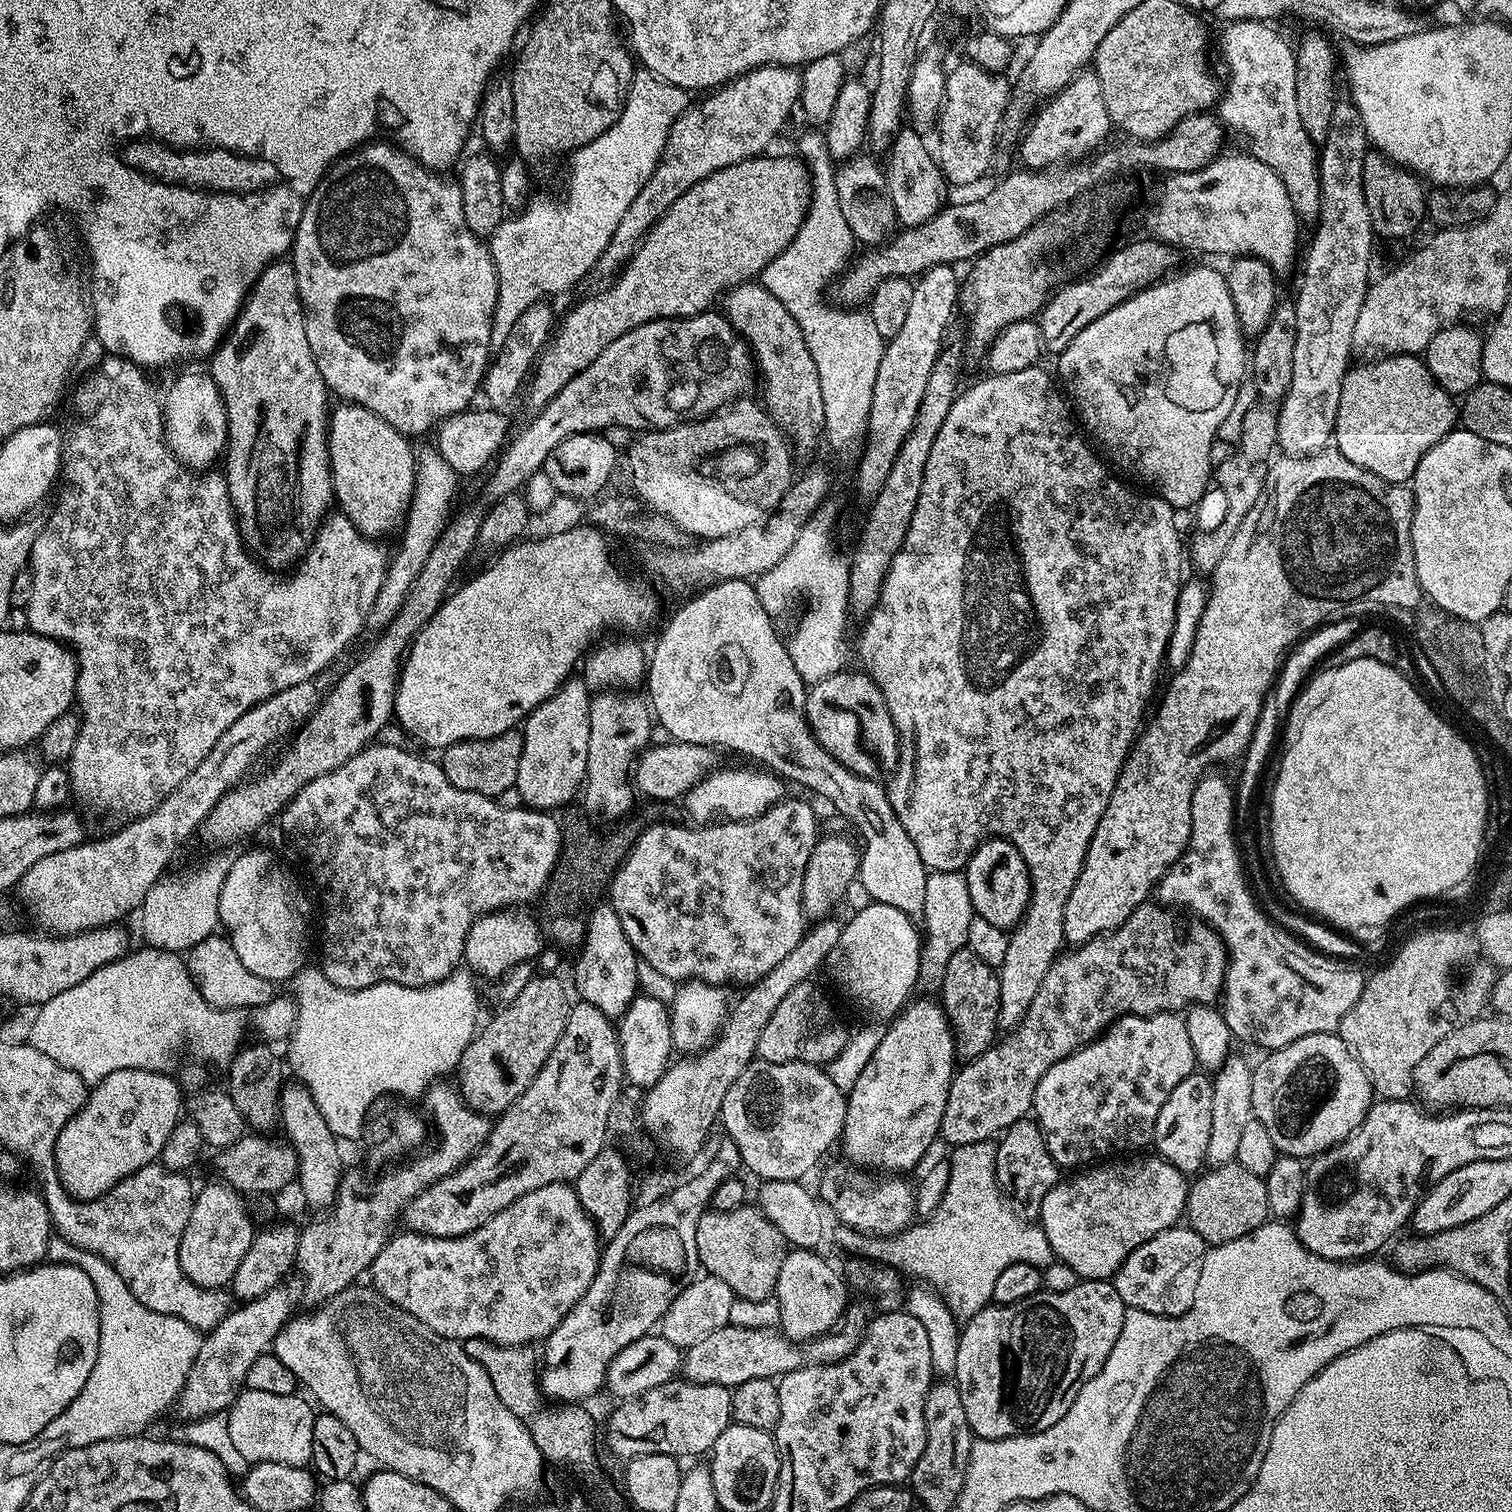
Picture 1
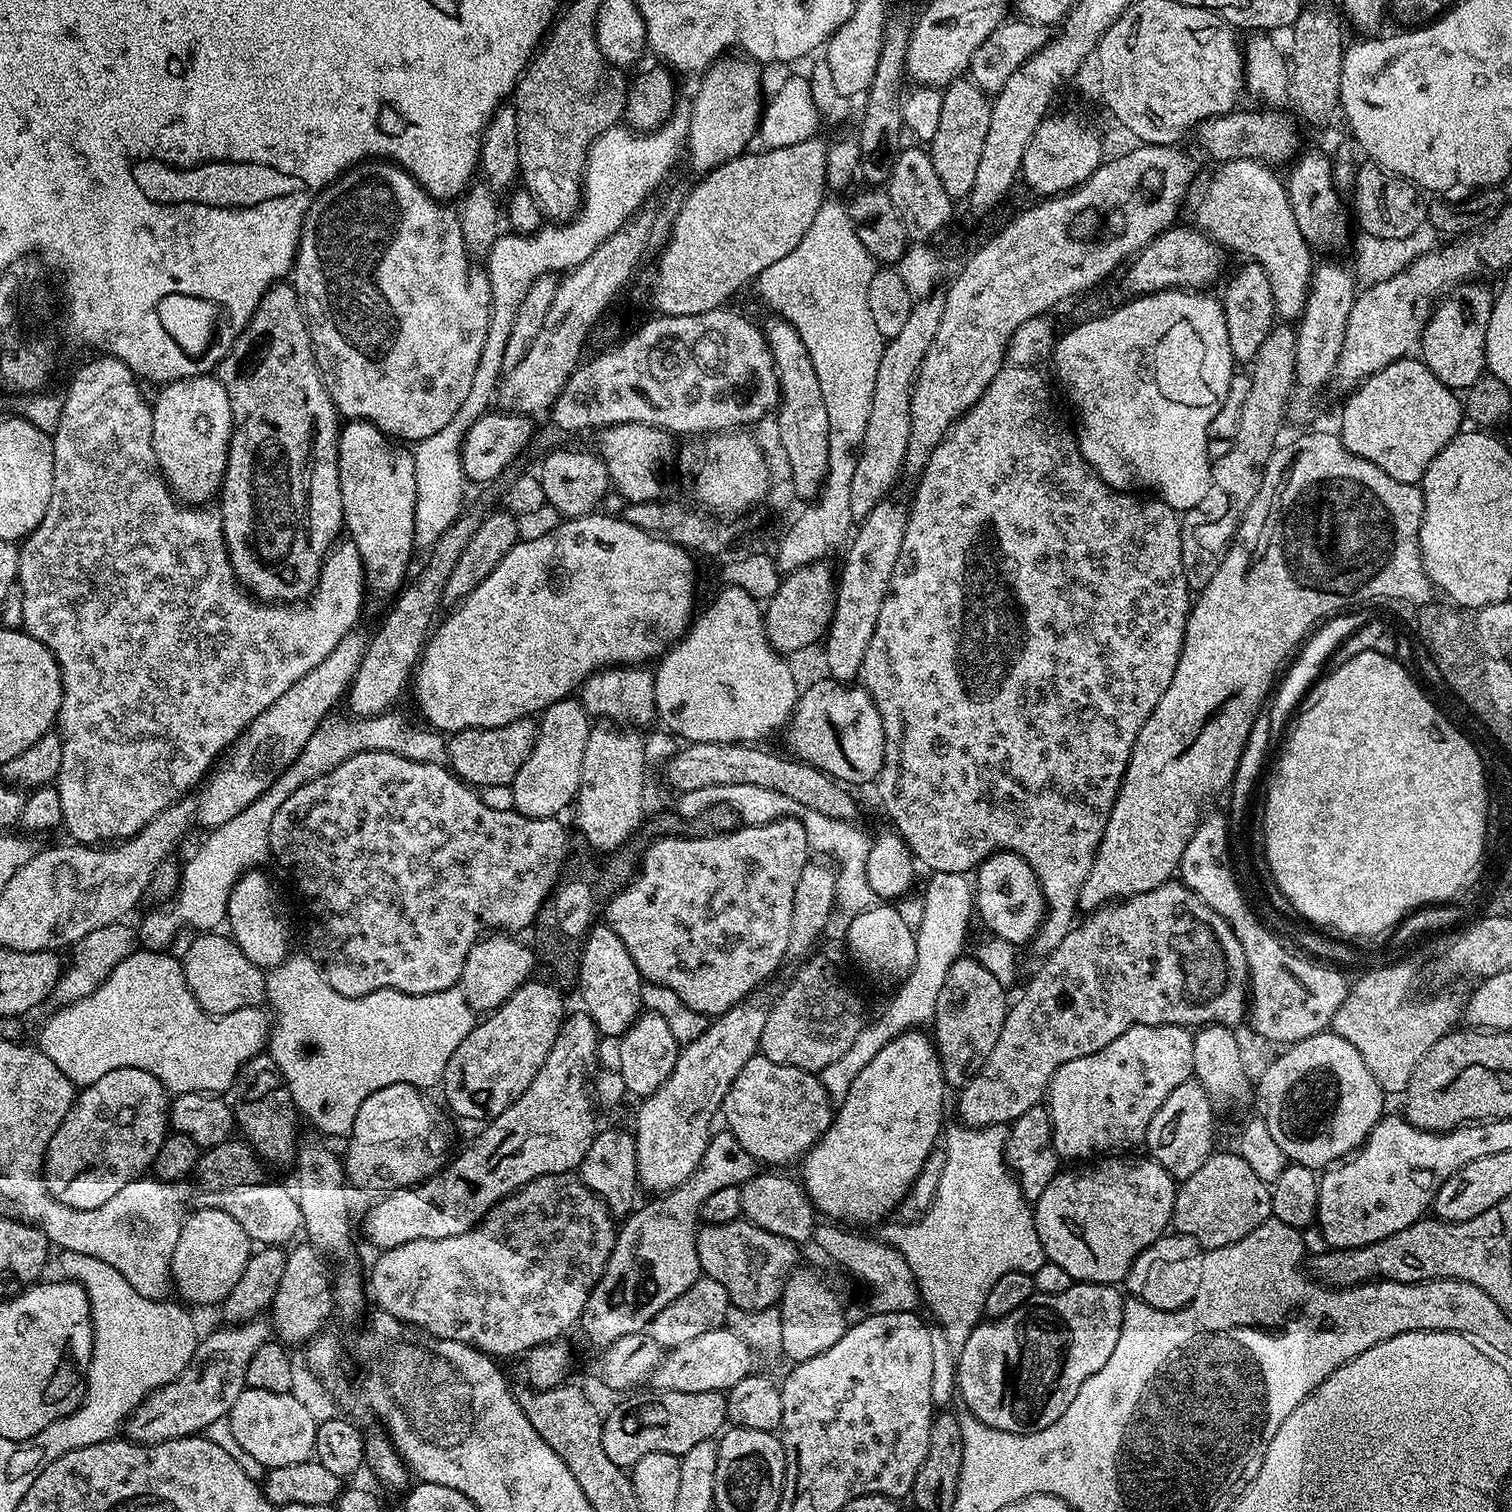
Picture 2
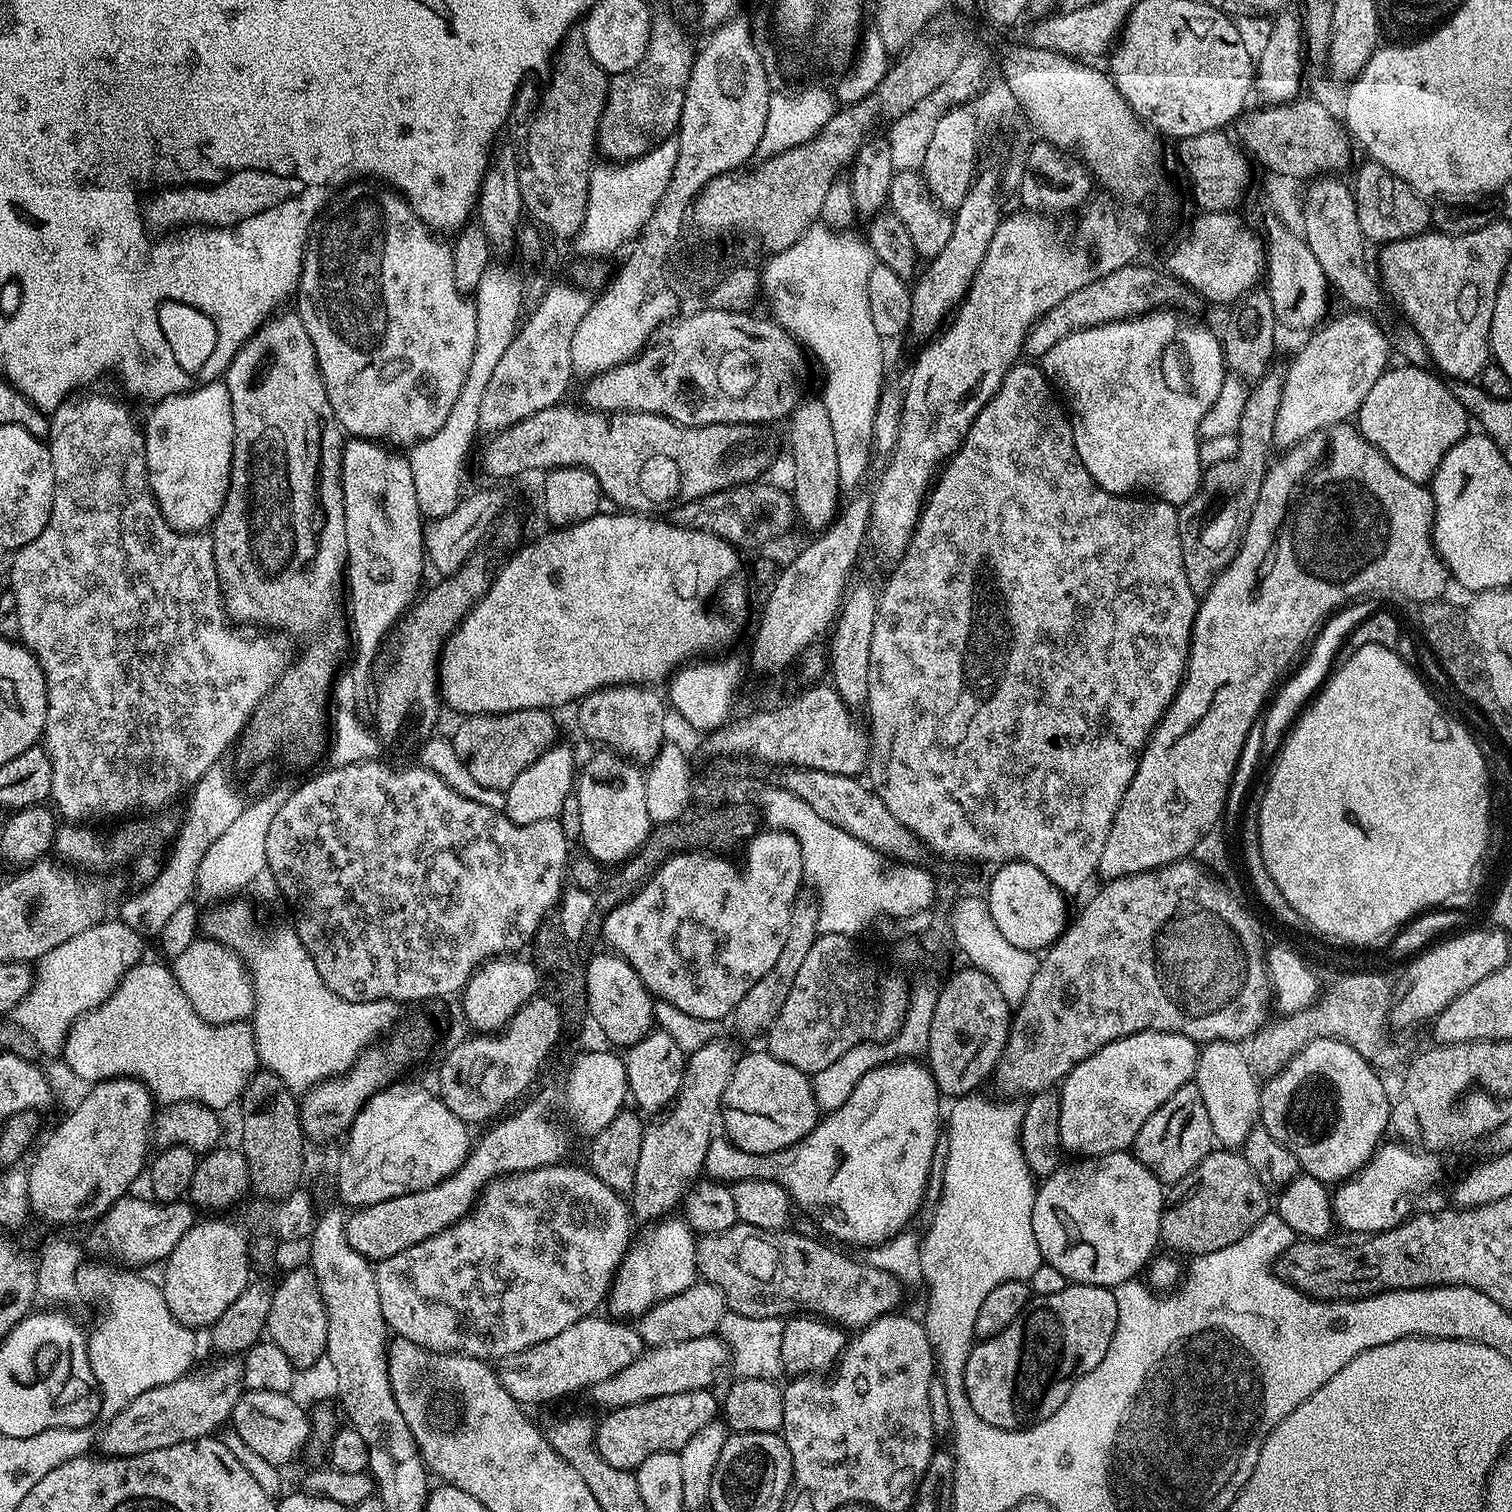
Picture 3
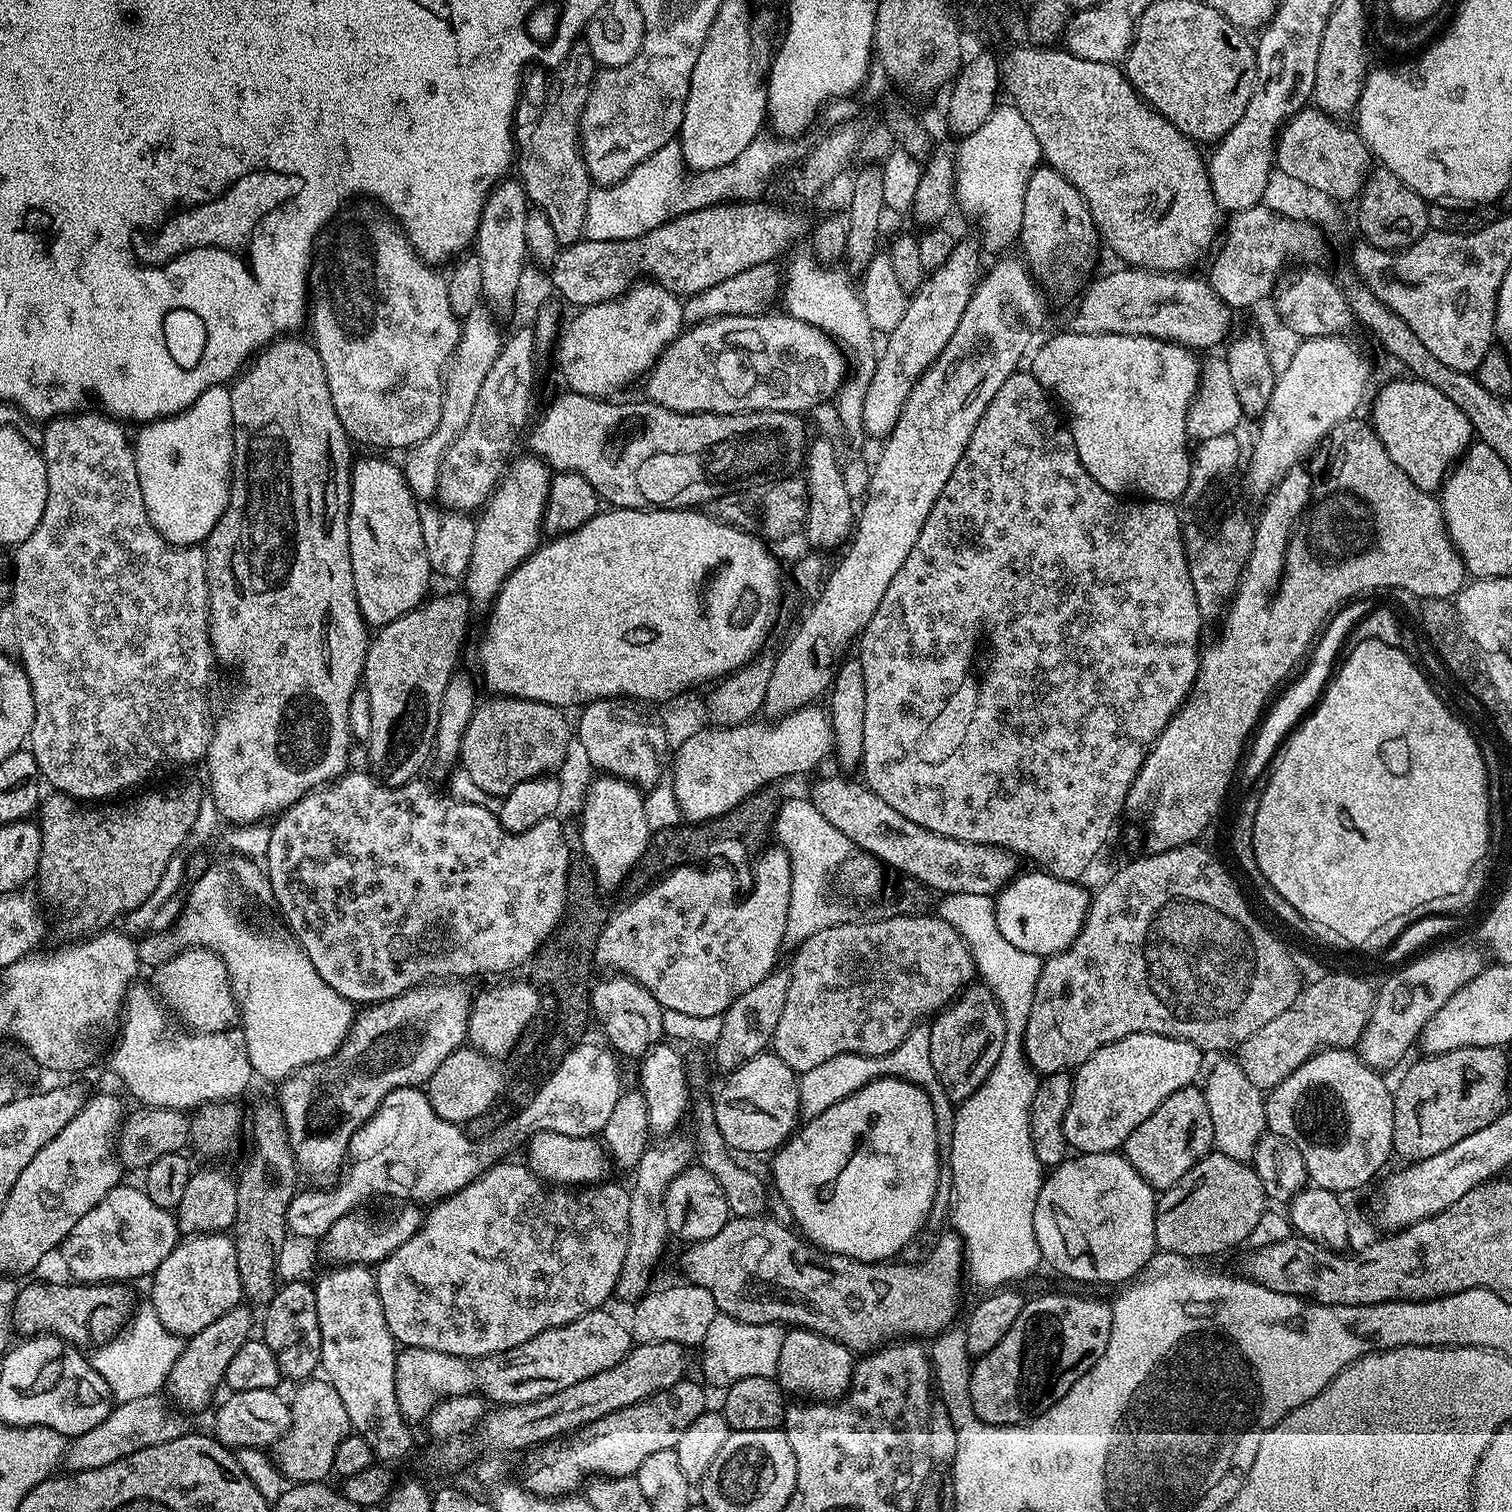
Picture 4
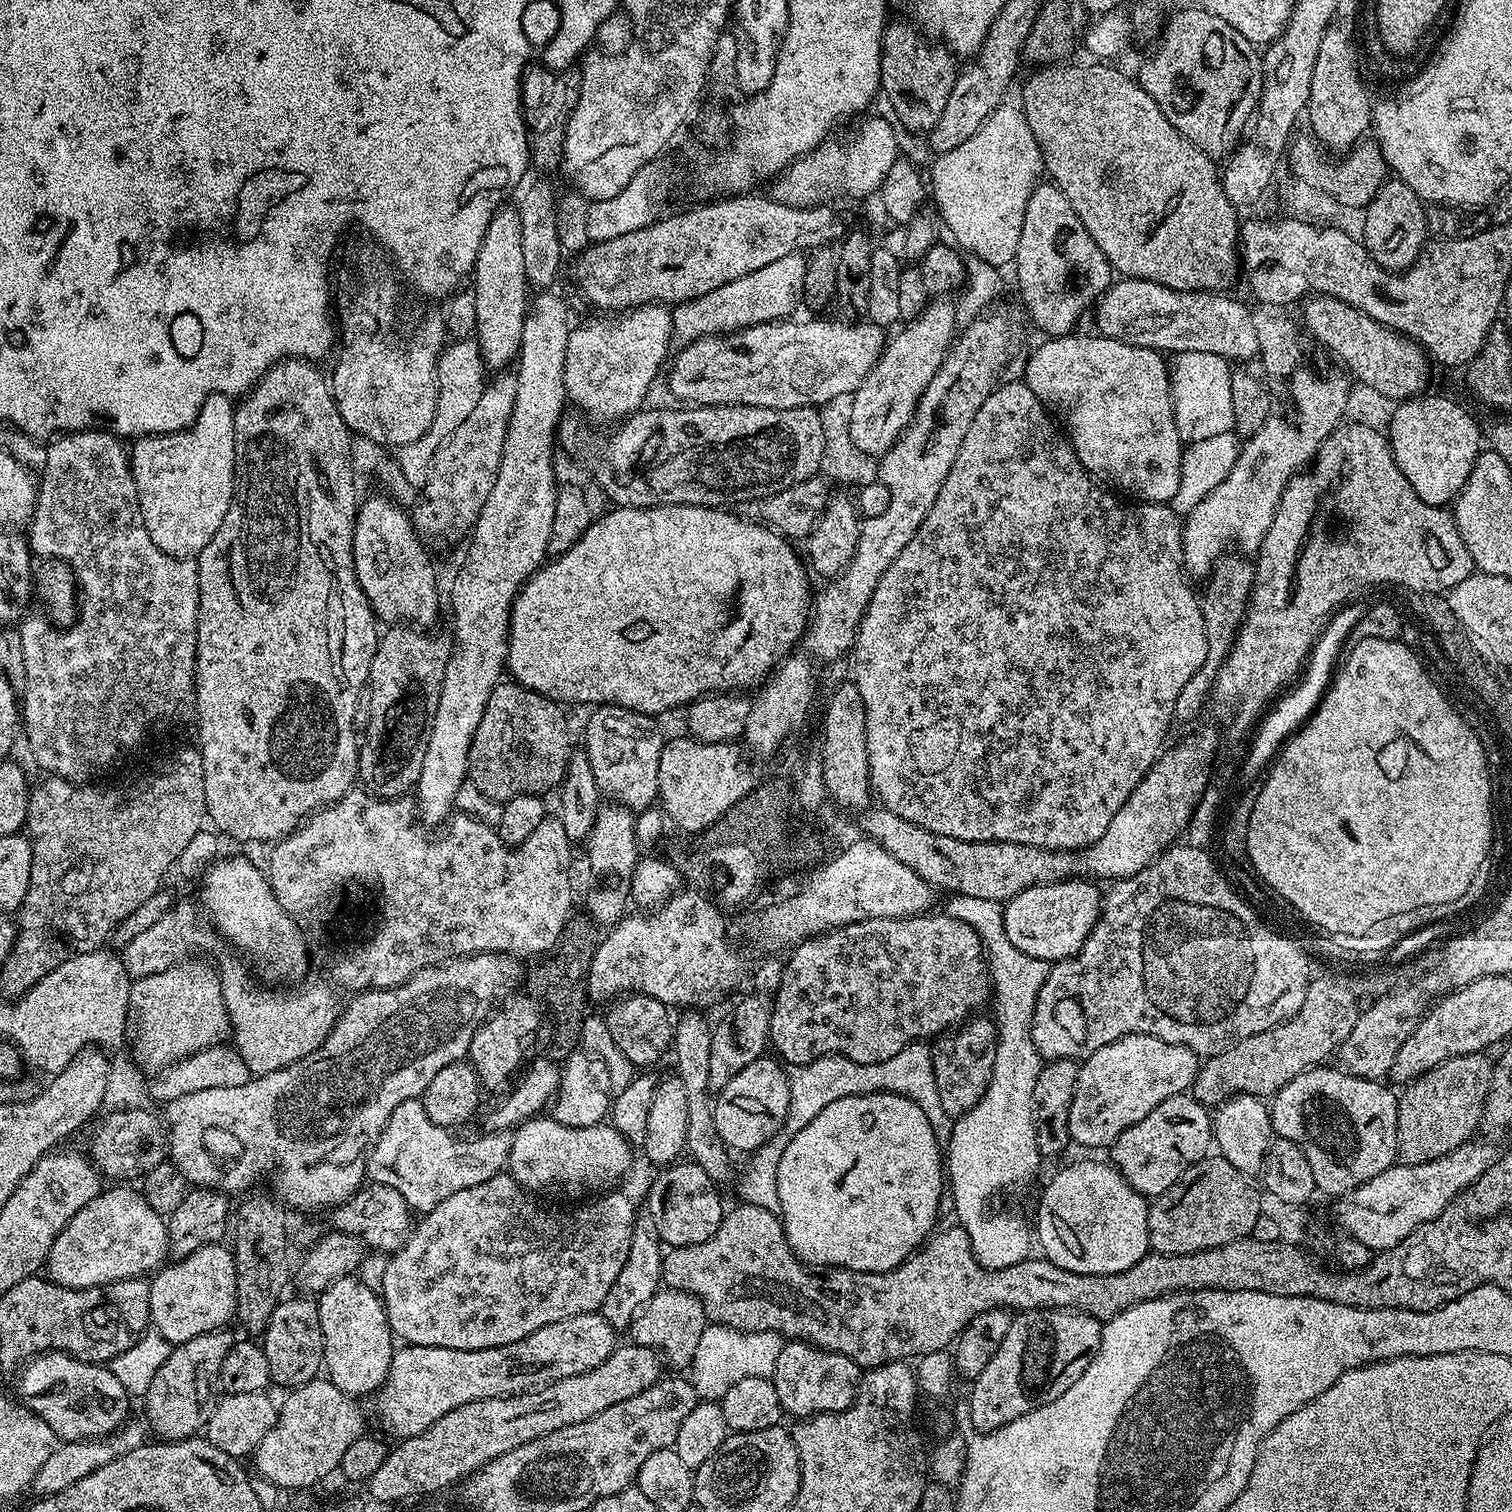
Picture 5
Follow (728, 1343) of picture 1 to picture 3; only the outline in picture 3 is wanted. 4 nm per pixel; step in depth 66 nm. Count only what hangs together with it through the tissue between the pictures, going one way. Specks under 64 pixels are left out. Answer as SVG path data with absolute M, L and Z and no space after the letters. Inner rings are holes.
M713 1334L702 1338L690 1338L682 1342L658 1344L641 1352L626 1370L620 1370L610 1378L593 1384L590 1389L592 1400L603 1410L634 1406L650 1398L662 1398L666 1394L682 1394L694 1390L708 1390L730 1360L728 1344ZM725 1363L725 1364L724 1364Z

